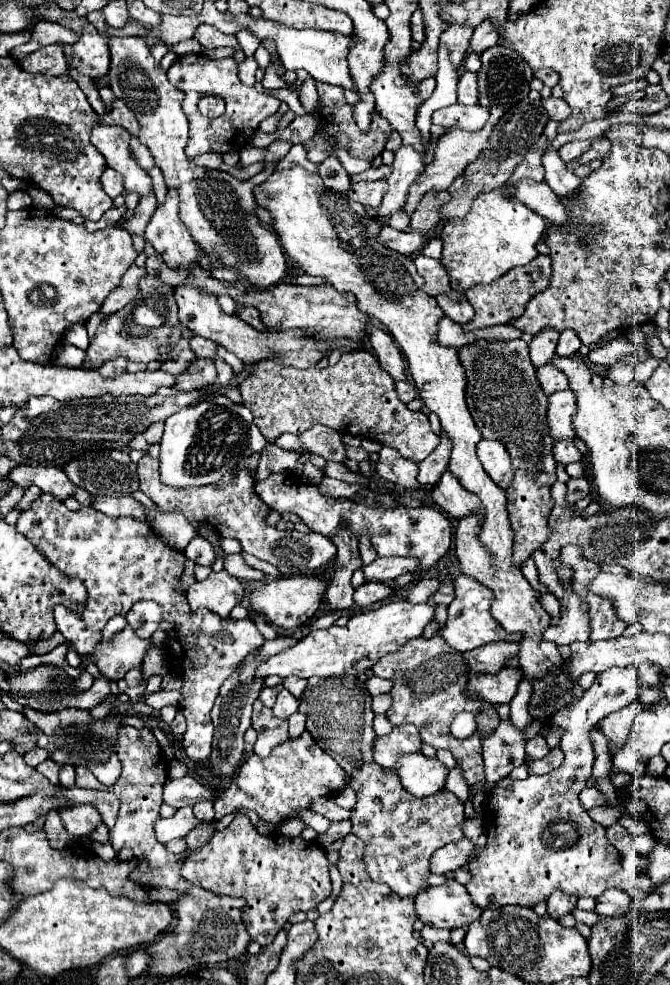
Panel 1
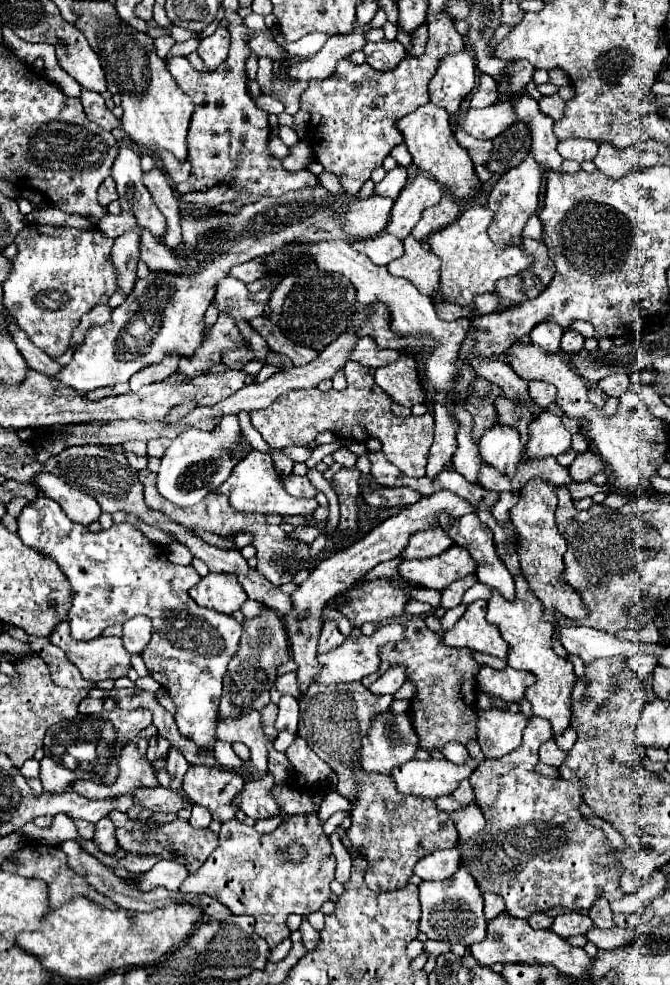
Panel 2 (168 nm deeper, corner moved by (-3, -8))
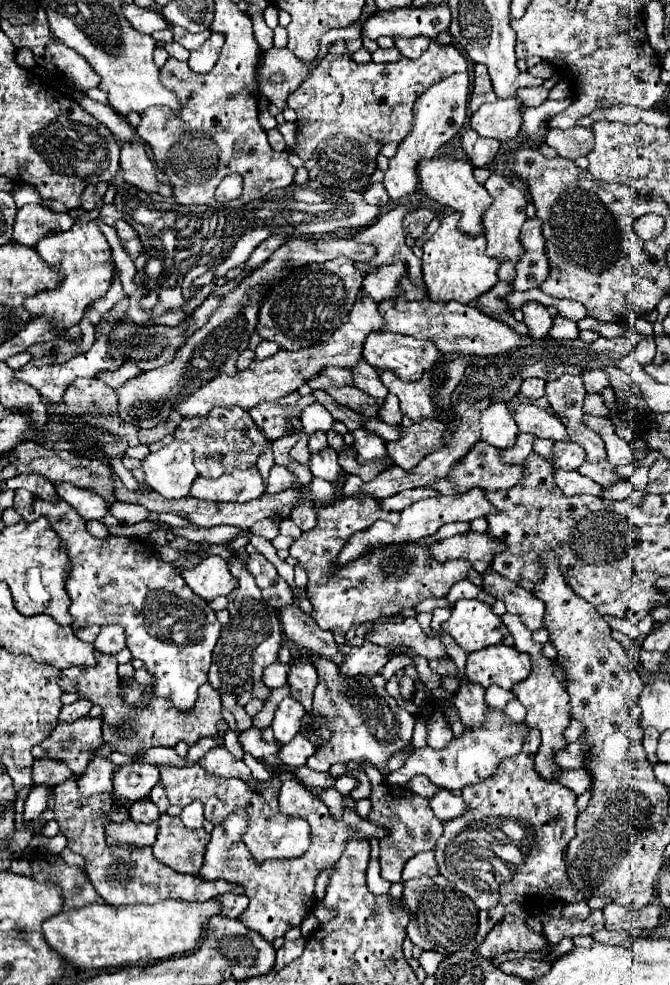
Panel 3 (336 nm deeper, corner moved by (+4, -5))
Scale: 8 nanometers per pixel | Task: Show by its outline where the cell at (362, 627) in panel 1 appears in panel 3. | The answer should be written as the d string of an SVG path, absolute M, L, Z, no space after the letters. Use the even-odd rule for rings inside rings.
M364 641L362 645L340 645L340 653L344 655L344 661L338 665L342 675L376 675L384 665L388 657L388 649L378 647L370 641Z

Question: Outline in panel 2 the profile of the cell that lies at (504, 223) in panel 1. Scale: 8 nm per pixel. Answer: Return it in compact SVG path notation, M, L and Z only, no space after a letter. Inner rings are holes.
M475 204L465 210L453 224L433 232L427 242L431 252L441 260L441 294L443 300L453 304L473 304L473 298L485 292L495 292L495 286L501 278L509 278L527 270L533 258L523 254L523 246L517 248L497 248L487 234L493 214L487 206Z

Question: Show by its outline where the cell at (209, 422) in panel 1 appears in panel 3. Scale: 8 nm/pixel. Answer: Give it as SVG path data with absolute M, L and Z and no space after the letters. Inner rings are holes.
M174 439L170 445L162 447L160 451L150 453L142 461L140 469L146 475L146 483L156 493L160 493L166 499L182 499L182 497L188 497L190 495L190 487L192 487L194 479L198 477L198 471L194 467L194 449L192 449L192 445L188 441L178 441L178 439Z

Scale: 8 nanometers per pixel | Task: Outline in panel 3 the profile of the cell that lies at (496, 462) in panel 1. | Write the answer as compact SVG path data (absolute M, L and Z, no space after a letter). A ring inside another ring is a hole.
M494 403L482 413L480 431L482 431L482 441L498 449L508 449L516 441L518 425L512 419L506 403Z

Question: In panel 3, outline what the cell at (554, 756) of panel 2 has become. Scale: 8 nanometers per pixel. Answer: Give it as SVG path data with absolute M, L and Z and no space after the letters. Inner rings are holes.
M580 741L570 743L564 749L556 751L554 761L562 769L580 769L580 767L584 767L584 753L580 751Z

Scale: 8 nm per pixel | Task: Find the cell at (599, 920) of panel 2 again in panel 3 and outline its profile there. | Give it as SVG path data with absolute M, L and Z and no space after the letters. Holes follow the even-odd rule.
M580 901L574 905L564 905L564 909L562 909L564 917L576 917L576 919L586 919L590 913L592 913L592 909L588 907L586 901Z

